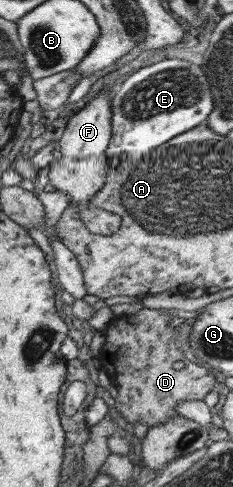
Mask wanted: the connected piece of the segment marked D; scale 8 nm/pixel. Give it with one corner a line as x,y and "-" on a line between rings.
138,306
136,313
133,313
133,315
113,316
104,329
105,343
103,343
103,346
97,354
97,361
100,366
105,367
105,372
109,375
109,379
113,379
113,383
117,383
117,397
114,398
115,405
113,409
119,412
119,416
128,420
129,423
134,424
139,420
141,423
146,423
148,428
153,427
153,425
161,425
161,423
165,423
165,421
169,421
169,419
178,415
175,411
178,401
202,400
203,397
213,389
213,385
215,385
215,375
211,370
186,360
185,357
181,355
181,351
177,350
175,341
177,341
179,333
177,333
175,327
169,326
169,319
168,313
165,313
165,311
161,309
143,309

